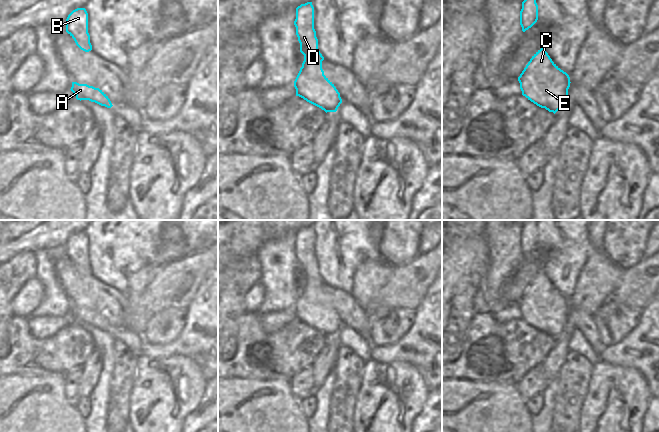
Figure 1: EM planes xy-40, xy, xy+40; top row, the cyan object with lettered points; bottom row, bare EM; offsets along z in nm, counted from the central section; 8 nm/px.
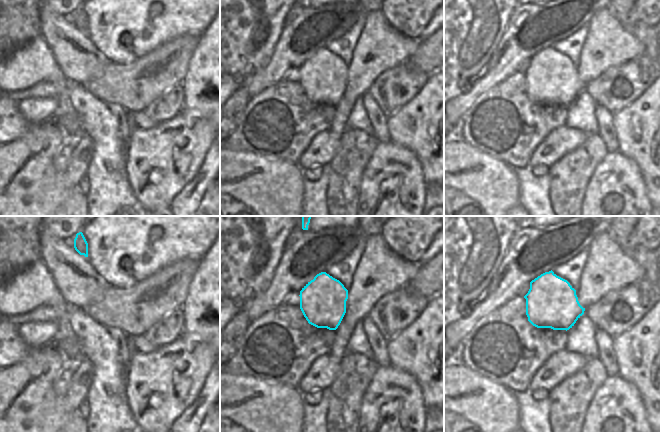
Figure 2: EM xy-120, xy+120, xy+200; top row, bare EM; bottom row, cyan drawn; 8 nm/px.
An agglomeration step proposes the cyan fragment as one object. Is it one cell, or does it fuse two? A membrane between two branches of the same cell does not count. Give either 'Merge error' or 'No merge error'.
No merge error

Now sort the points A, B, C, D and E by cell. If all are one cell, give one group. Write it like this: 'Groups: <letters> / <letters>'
Groups: A B C D E

